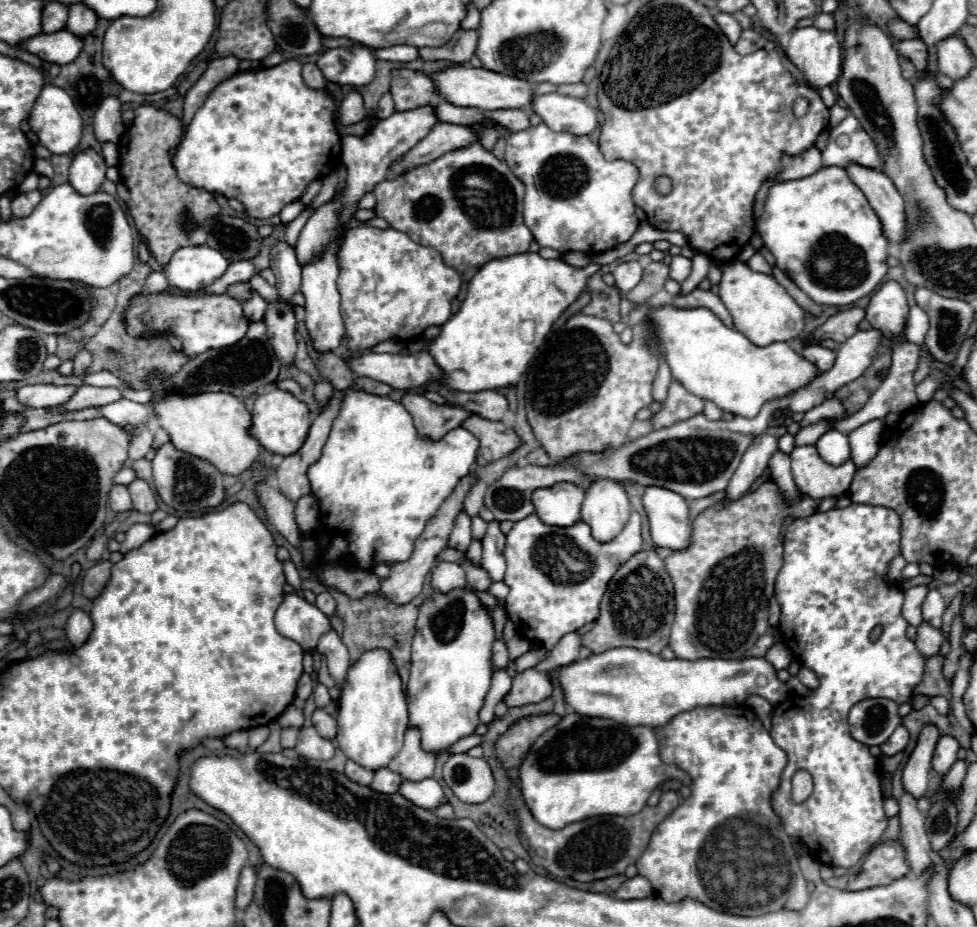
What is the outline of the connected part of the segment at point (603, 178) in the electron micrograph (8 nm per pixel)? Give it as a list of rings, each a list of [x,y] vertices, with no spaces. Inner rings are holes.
[[[543,122],[527,128],[525,132],[509,134],[505,142],[505,162],[509,170],[525,184],[523,218],[539,246],[559,252],[579,250],[585,254],[599,254],[627,242],[637,232],[639,220],[635,216],[633,186],[639,180],[639,172],[635,164],[625,160],[605,160],[599,146],[587,136],[555,132]]]

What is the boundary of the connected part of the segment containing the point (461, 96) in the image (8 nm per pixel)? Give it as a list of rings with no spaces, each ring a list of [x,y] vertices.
[[[457,64],[451,66],[443,72],[437,72],[435,76],[435,86],[441,98],[455,106],[475,106],[481,110],[499,110],[499,108],[527,108],[533,102],[533,88],[527,80],[507,76],[507,74],[497,74],[487,68],[473,68],[469,64]]]

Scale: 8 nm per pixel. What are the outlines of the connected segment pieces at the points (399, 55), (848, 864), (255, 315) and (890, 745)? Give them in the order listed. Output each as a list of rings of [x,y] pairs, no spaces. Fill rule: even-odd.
[[[391,46],[375,50],[375,56],[381,60],[393,60],[393,62],[413,62],[419,58],[417,48],[413,46]]]
[[[853,502],[845,508],[831,508],[827,512],[815,512],[809,518],[797,518],[785,532],[785,564],[775,582],[775,596],[781,604],[779,628],[797,660],[817,674],[819,688],[805,698],[787,698],[773,712],[771,738],[789,756],[781,786],[773,794],[773,808],[781,816],[785,832],[791,838],[805,840],[811,856],[827,866],[853,868],[859,860],[849,860],[849,856],[865,856],[887,828],[877,760],[865,744],[849,736],[845,716],[857,700],[869,696],[885,696],[897,704],[907,702],[925,668],[923,656],[905,636],[907,622],[901,618],[903,590],[887,580],[891,560],[901,554],[899,540],[901,516],[897,512],[885,506]],[[801,768],[813,776],[815,786],[811,798],[793,804],[791,776]]]
[[[251,290],[251,298],[241,302],[241,306],[243,306],[243,314],[249,322],[261,320],[261,296],[255,290]]]
[[[899,726],[897,732],[893,732],[893,736],[885,744],[881,744],[881,752],[885,756],[893,756],[893,754],[901,752],[907,746],[907,742],[909,742],[909,732],[905,726]]]

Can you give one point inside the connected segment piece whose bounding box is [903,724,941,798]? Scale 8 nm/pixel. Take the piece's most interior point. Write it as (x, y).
(916, 772)

